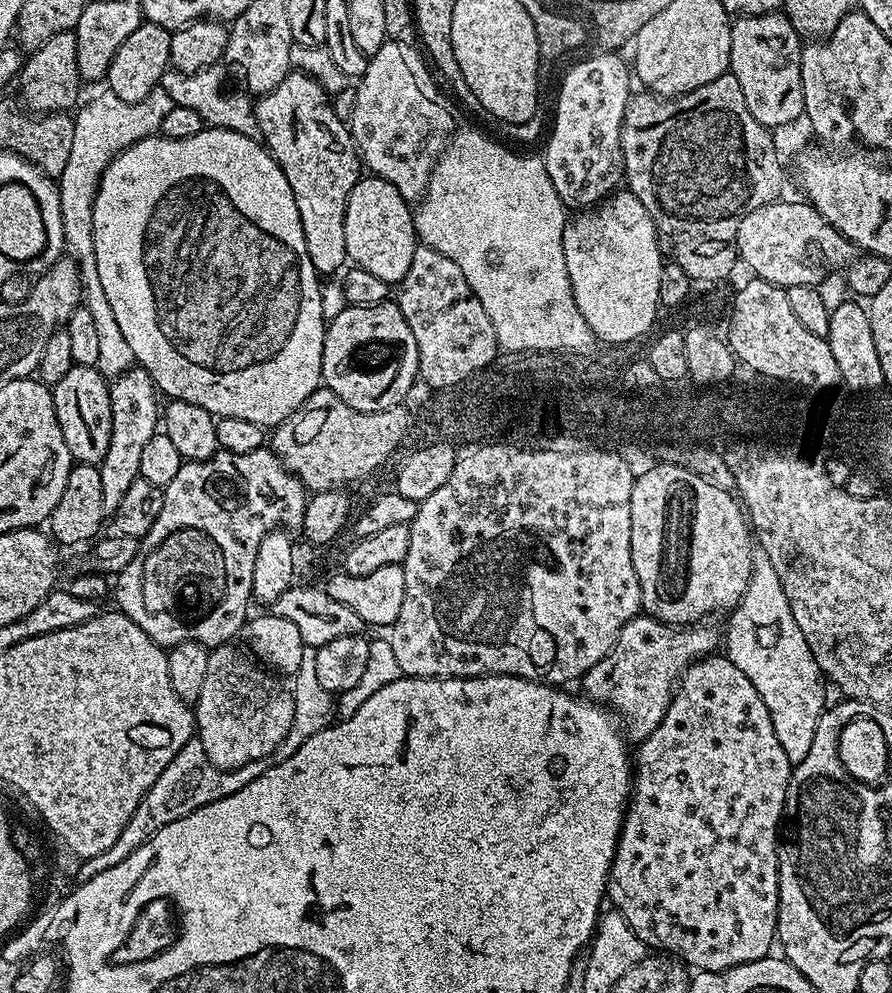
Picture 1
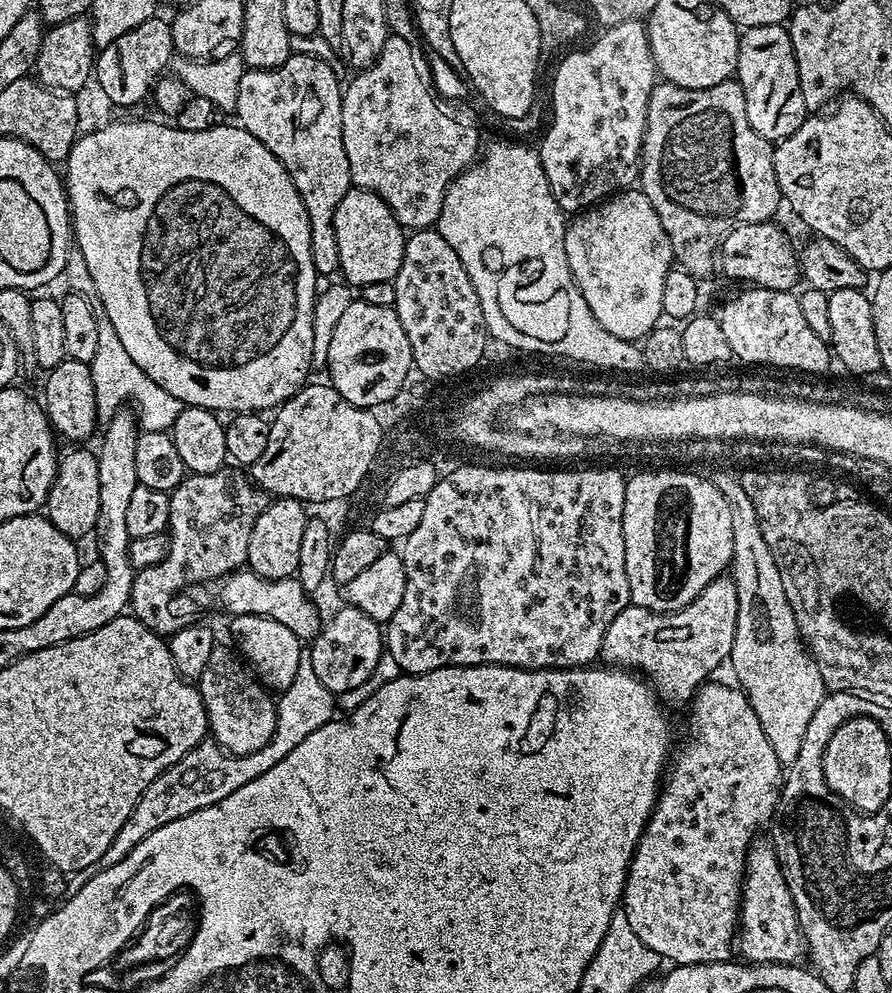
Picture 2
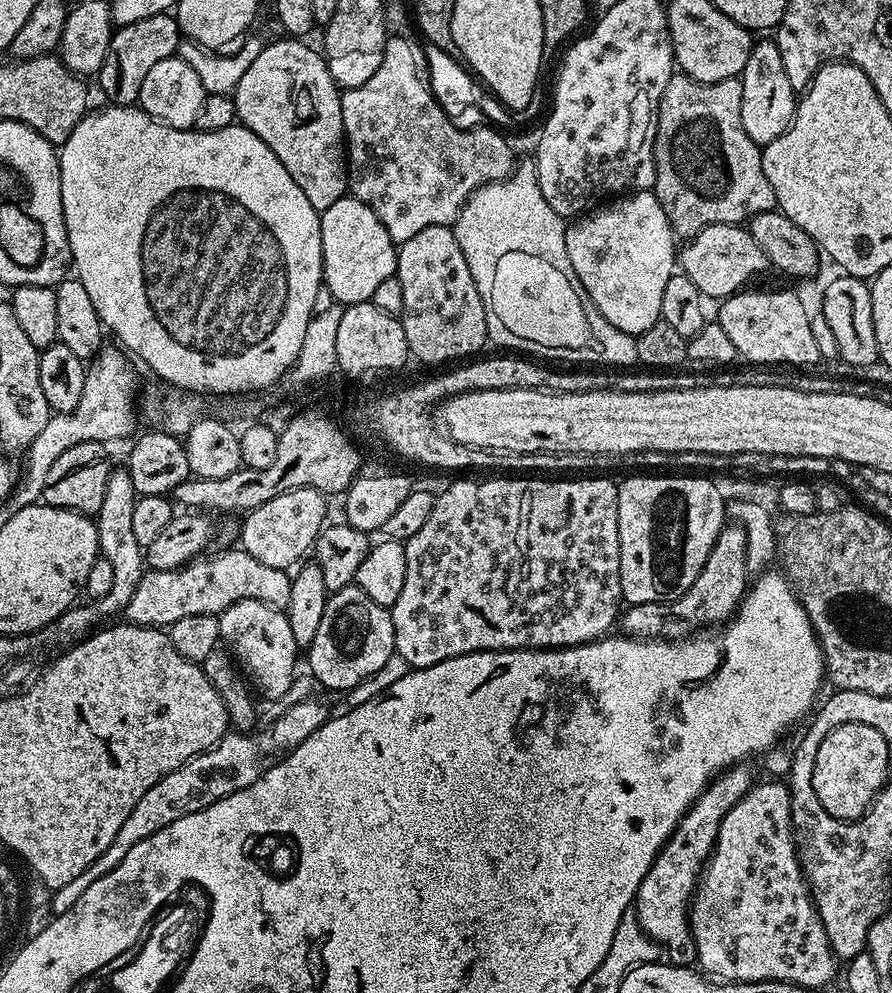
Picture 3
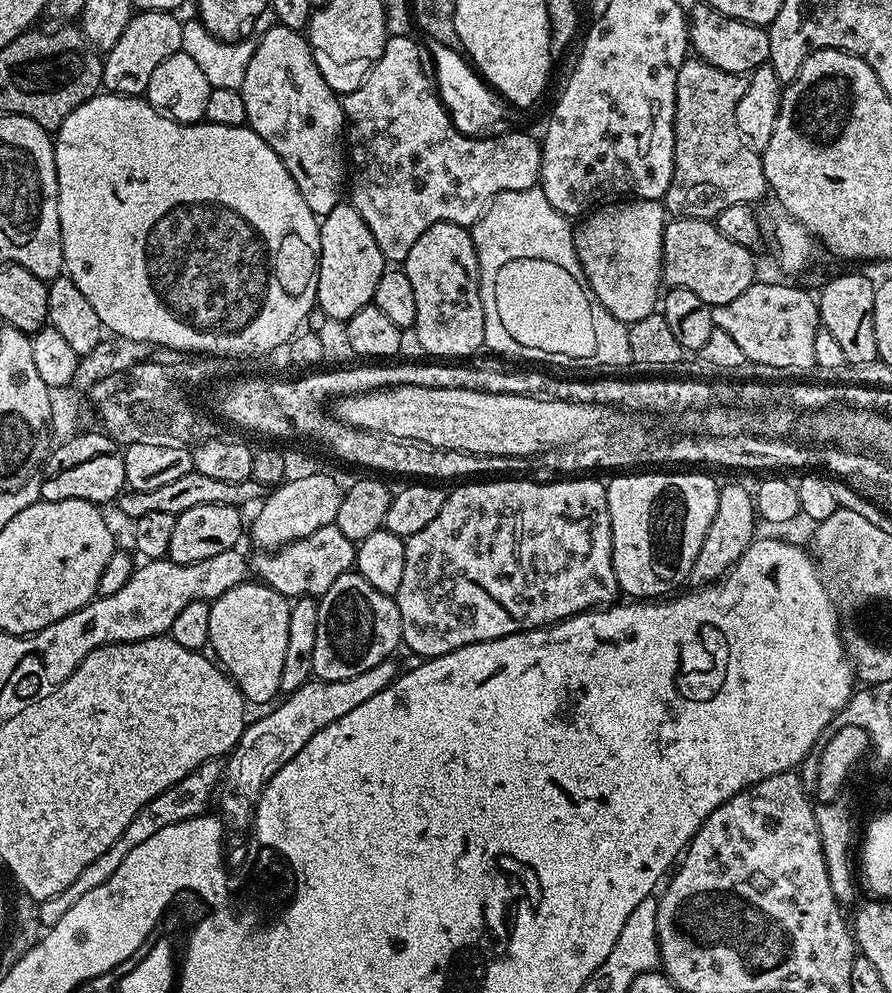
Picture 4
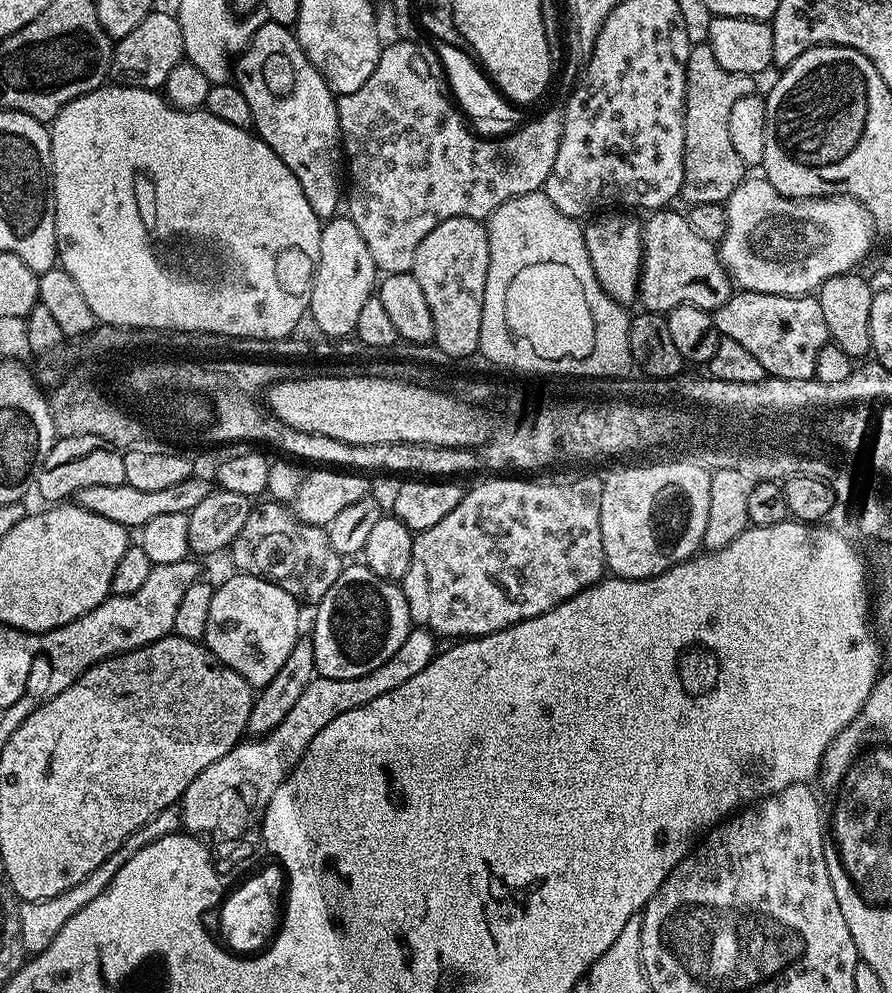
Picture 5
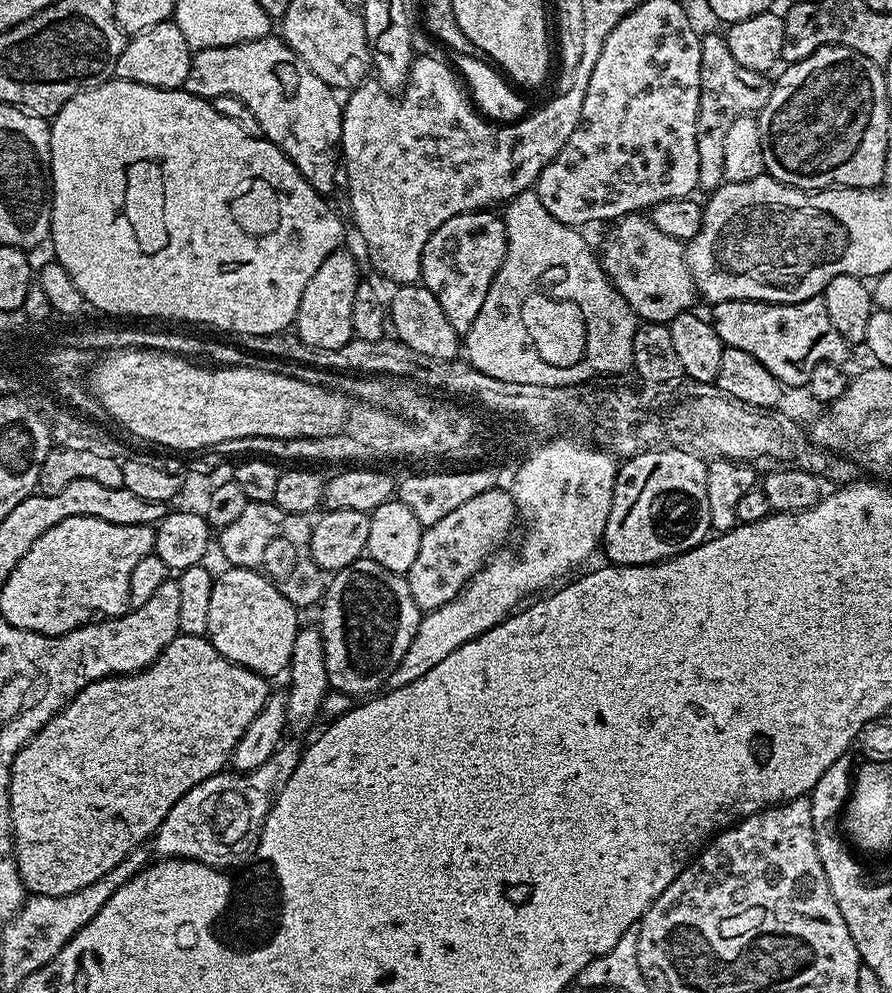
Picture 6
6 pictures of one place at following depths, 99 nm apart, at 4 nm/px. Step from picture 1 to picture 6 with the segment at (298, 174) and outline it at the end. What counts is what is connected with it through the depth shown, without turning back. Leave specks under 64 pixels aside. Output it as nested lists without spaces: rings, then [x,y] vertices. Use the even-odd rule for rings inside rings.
[[[269,34],[269,35],[263,36],[261,40],[248,40],[244,44],[231,44],[230,46],[226,46],[225,48],[207,48],[206,50],[202,50],[201,52],[196,52],[195,55],[193,55],[192,61],[190,62],[190,74],[186,78],[186,82],[184,83],[183,89],[185,92],[189,92],[190,94],[194,94],[195,96],[207,97],[209,95],[208,84],[210,87],[216,88],[212,90],[223,90],[225,93],[227,93],[227,95],[237,96],[238,99],[241,102],[243,102],[247,106],[247,108],[250,110],[250,114],[254,114],[254,118],[258,118],[258,126],[260,127],[260,132],[262,133],[263,139],[269,140],[271,144],[273,144],[274,146],[278,146],[281,150],[283,150],[283,152],[285,152],[288,156],[288,161],[290,161],[292,165],[295,166],[297,170],[299,170],[299,172],[302,174],[302,178],[306,178],[306,182],[310,182],[310,186],[314,186],[314,190],[316,192],[321,193],[321,194],[328,194],[328,191],[330,191],[331,188],[335,186],[336,176],[338,180],[338,173],[341,171],[341,168],[342,168],[342,153],[340,150],[340,139],[342,138],[342,104],[341,104],[341,101],[339,99],[336,101],[337,93],[333,90],[333,88],[330,87],[330,85],[328,85],[326,82],[322,82],[322,78],[318,78],[318,74],[314,74],[314,70],[310,70],[310,66],[306,66],[306,62],[302,62],[302,58],[298,58],[298,54],[294,54],[294,50],[290,50],[290,46],[284,43],[284,41],[280,39],[279,35]]]

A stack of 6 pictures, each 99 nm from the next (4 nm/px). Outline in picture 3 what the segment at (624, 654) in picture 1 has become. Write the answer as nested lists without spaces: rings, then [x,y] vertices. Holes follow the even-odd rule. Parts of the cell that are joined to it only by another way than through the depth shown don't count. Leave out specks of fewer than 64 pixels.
[[[728,522],[718,534],[708,555],[708,561],[704,563],[704,568],[698,574],[698,578],[694,578],[694,586],[690,586],[690,590],[686,590],[686,594],[682,594],[669,604],[634,604],[625,607],[618,624],[619,627],[624,627],[621,629],[633,638],[656,638],[661,634],[668,638],[683,638],[697,630],[704,630],[709,626],[720,626],[733,619],[736,609],[740,607],[740,601],[746,595],[749,584],[750,573],[746,562],[746,530],[738,523]]]

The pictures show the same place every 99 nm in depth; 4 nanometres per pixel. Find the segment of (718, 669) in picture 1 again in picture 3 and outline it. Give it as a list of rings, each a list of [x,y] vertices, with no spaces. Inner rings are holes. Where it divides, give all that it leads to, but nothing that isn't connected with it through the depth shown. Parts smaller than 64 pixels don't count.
[[[741,762],[721,772],[704,789],[703,794],[688,807],[687,814],[676,823],[676,828],[672,832],[672,836],[666,841],[660,853],[654,858],[650,870],[646,870],[646,878],[642,878],[642,882],[636,891],[634,911],[638,922],[642,926],[642,930],[650,939],[655,940],[660,945],[661,949],[666,953],[667,959],[673,964],[688,966],[695,961],[696,943],[688,927],[690,905],[704,866],[708,863],[708,858],[712,855],[712,850],[716,846],[716,839],[718,838],[718,830],[720,829],[722,818],[752,788],[754,777],[752,777],[751,770],[747,768],[748,766],[747,763]]]

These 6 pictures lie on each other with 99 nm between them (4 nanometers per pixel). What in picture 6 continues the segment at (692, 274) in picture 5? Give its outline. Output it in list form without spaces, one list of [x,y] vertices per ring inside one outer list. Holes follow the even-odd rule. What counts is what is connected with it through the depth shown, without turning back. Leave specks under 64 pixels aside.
[[[644,214],[622,216],[611,228],[612,233],[604,240],[604,249],[599,249],[598,259],[612,287],[626,298],[630,310],[634,310],[641,321],[666,325],[678,318],[678,314],[689,311],[698,300],[698,293],[690,274],[685,241],[662,234]]]

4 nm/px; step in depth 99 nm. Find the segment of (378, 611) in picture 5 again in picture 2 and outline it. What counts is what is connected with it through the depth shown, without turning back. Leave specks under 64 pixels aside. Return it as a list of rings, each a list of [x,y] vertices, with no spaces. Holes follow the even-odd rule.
[[[343,606],[332,617],[327,617],[315,640],[311,641],[310,667],[318,674],[322,686],[334,693],[354,690],[374,672],[381,655],[386,652],[386,636],[381,625],[370,614],[351,606]]]

